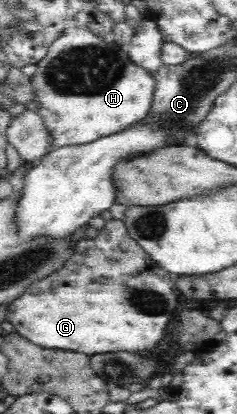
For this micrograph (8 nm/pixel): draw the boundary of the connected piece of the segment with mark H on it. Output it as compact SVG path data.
M74 25L65 28L50 45L48 54L36 64L36 72L30 79L36 89L36 111L42 115L46 129L52 131L54 148L88 144L144 122L156 92L155 74L134 63L128 55L128 47L116 43L110 35L101 37L91 28Z

